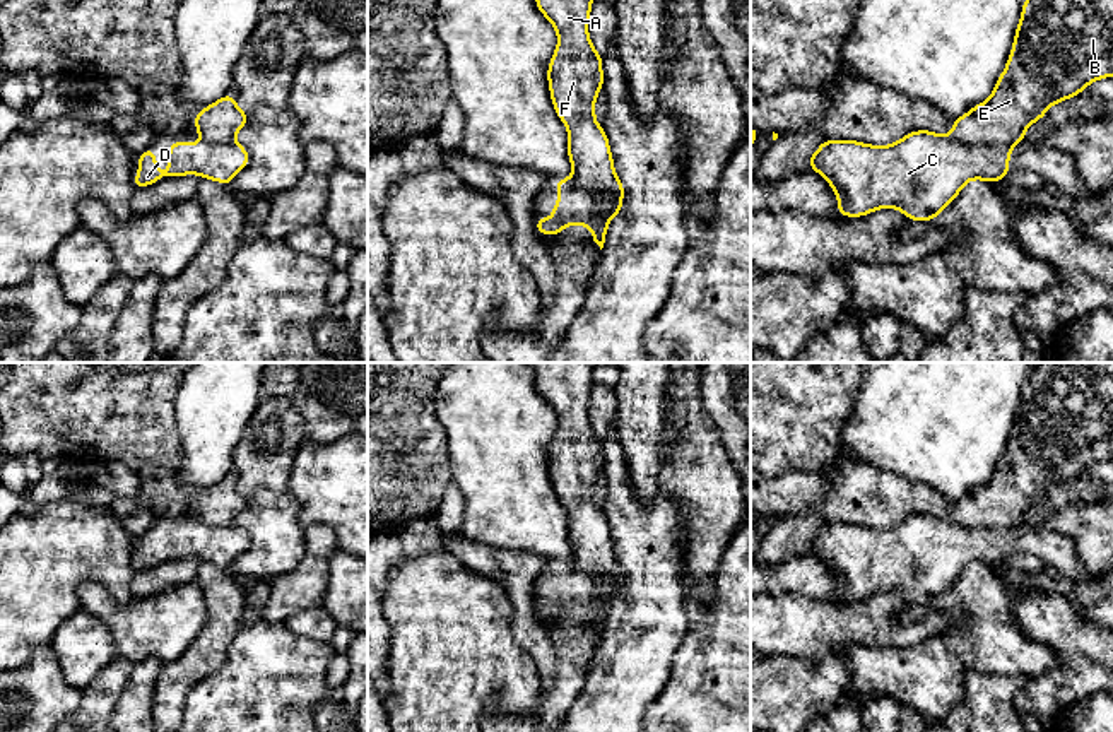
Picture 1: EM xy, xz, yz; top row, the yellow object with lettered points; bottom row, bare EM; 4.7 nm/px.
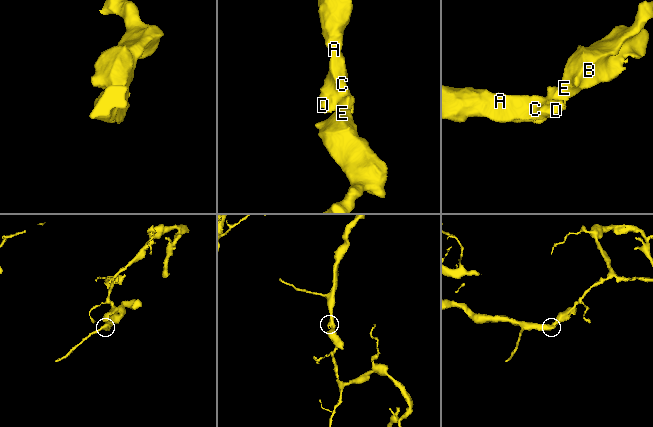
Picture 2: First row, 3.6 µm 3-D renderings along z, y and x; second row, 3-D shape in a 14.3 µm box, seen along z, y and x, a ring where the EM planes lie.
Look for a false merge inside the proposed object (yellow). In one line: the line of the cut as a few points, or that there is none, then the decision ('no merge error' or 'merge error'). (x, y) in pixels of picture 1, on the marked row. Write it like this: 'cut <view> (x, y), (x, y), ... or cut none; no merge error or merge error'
cut xz (606, 194), (595, 199), (595, 242); merge error

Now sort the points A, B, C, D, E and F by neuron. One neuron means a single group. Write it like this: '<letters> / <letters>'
A C D F / B E

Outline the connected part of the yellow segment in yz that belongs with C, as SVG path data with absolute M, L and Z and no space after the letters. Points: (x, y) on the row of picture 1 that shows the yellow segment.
M916 130L891 145L824 140L807 166L834 190L839 215L899 209L910 221L933 221L969 180L1009 176L1012 152L1014 144L969 145Z

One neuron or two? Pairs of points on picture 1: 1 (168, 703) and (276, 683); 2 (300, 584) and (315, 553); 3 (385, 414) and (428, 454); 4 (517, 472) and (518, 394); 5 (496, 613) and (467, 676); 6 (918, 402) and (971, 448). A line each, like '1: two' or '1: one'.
1: two
2: one
3: one
4: one
5: one
6: one

